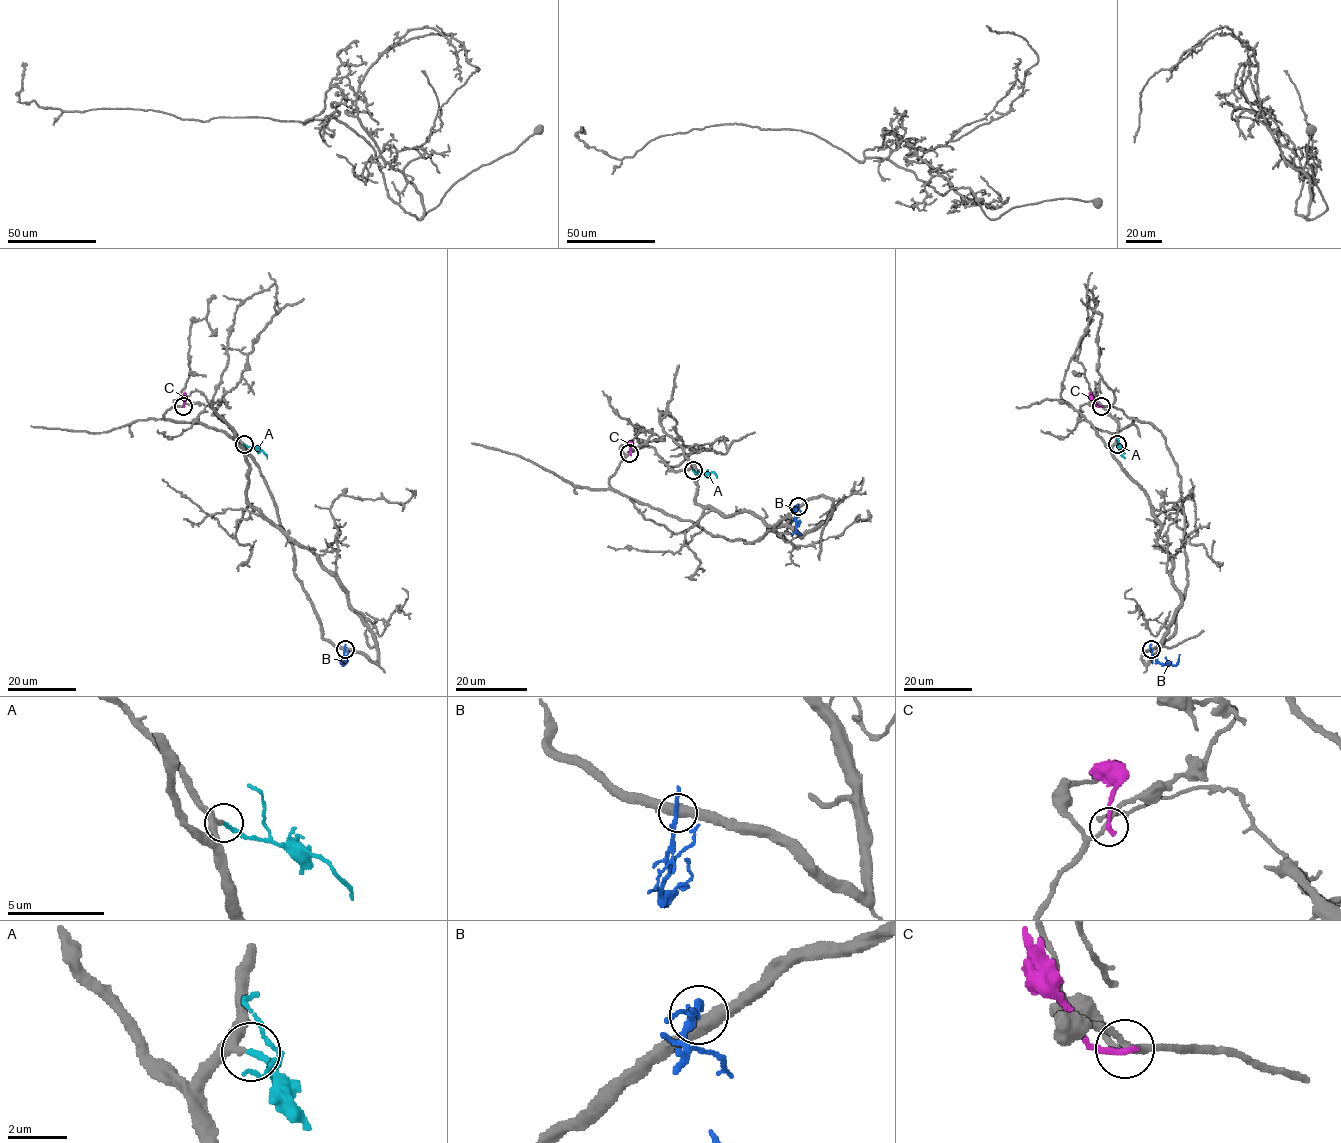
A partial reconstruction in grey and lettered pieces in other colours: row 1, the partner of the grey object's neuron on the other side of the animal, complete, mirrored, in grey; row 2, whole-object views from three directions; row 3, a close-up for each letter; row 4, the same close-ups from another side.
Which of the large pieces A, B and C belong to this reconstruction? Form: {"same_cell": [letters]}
{"same_cell": ["A"]}

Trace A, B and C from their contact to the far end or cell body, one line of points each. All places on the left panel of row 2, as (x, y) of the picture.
A: (244, 444), (258, 448), (267, 458)
B: (345, 649), (342, 665), (339, 654)
C: (183, 406), (184, 392)

